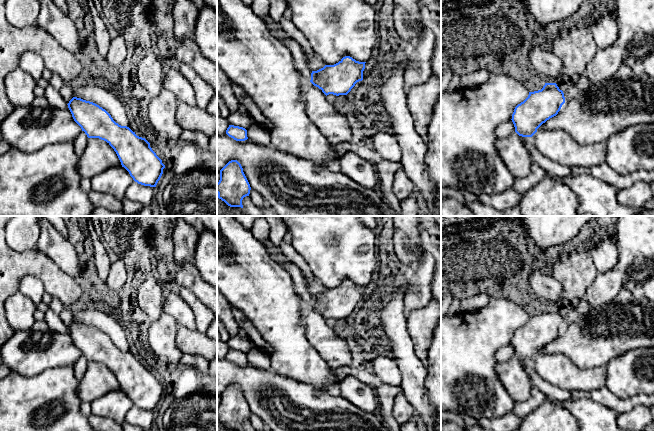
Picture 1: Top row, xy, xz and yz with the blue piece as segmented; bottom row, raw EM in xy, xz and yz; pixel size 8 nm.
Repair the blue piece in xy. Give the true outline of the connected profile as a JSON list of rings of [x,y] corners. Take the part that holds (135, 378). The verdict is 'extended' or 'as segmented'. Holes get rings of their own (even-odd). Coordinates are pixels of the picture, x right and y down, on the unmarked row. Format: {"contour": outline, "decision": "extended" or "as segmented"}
{"contour": [[[73,321],[67,329],[87,361],[106,365],[135,406],[156,411],[165,389],[145,362],[116,347],[105,333],[93,326]]], "decision": "as segmented"}

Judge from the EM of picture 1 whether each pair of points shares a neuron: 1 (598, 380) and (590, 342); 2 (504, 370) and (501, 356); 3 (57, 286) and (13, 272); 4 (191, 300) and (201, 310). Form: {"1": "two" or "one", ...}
{"1": "two", "2": "two", "3": "one", "4": "one"}

